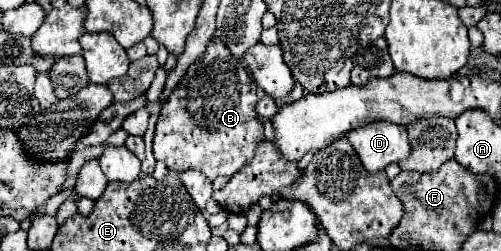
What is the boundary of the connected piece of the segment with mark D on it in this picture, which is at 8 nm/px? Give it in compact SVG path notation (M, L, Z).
M368 123L348 133L350 145L356 149L366 171L382 171L390 163L398 163L410 155L408 133L396 123Z

